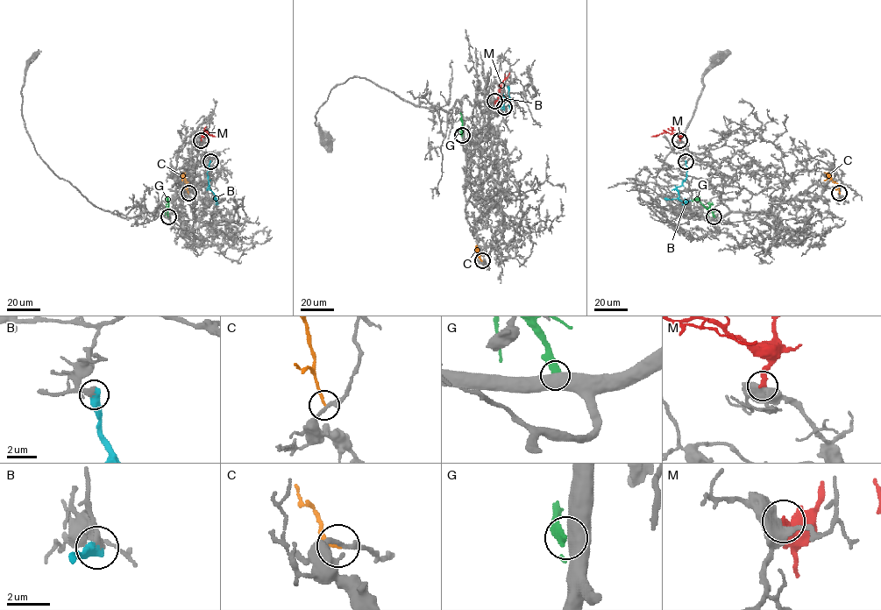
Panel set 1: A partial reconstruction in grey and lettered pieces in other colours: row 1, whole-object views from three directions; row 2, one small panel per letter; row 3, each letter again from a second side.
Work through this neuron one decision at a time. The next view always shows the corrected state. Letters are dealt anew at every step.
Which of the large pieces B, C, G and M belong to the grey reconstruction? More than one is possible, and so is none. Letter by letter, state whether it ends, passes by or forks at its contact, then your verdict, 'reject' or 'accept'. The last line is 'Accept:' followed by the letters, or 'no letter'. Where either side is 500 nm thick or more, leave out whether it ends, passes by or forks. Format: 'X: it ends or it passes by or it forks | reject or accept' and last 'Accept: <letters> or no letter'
B: it ends | accept
C: it ends | reject
G: reject
M: accept
Accept: B, M

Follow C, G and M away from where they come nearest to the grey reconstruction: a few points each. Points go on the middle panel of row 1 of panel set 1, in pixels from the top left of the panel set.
C: (482, 260), (477, 244)
G: (462, 135), (460, 112)
M: (494, 101), (509, 73)

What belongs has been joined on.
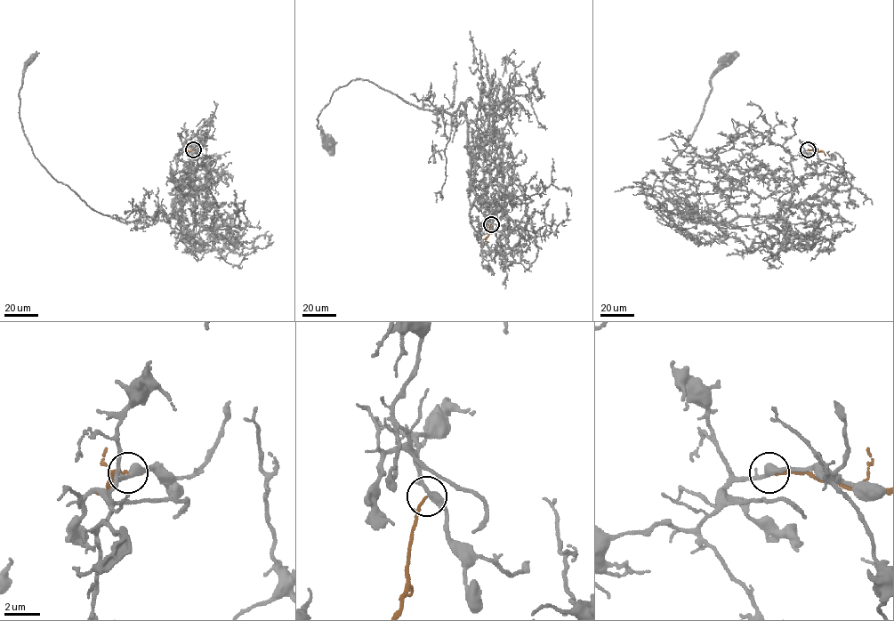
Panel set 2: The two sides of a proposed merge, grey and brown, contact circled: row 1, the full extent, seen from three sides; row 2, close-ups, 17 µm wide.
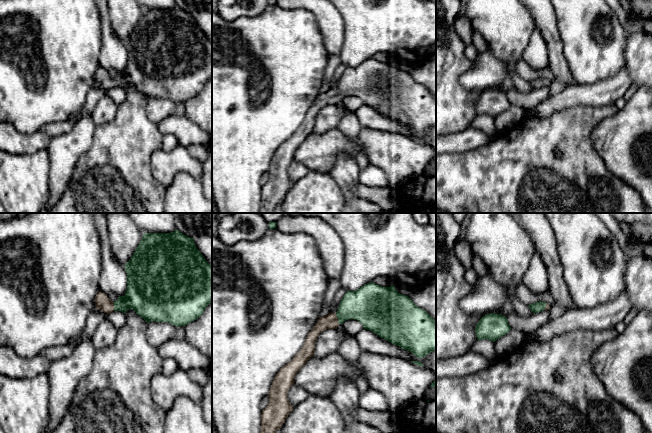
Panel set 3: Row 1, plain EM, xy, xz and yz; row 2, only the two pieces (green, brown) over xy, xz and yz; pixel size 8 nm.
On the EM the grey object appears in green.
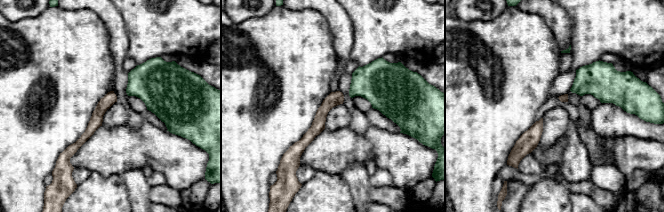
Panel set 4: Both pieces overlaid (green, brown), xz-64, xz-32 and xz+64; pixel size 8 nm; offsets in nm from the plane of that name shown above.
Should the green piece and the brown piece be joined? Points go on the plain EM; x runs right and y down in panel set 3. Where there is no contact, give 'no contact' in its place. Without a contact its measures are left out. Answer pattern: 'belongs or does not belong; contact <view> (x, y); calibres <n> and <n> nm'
belongs; contact xz (337, 93); calibres 280 and 120 nm

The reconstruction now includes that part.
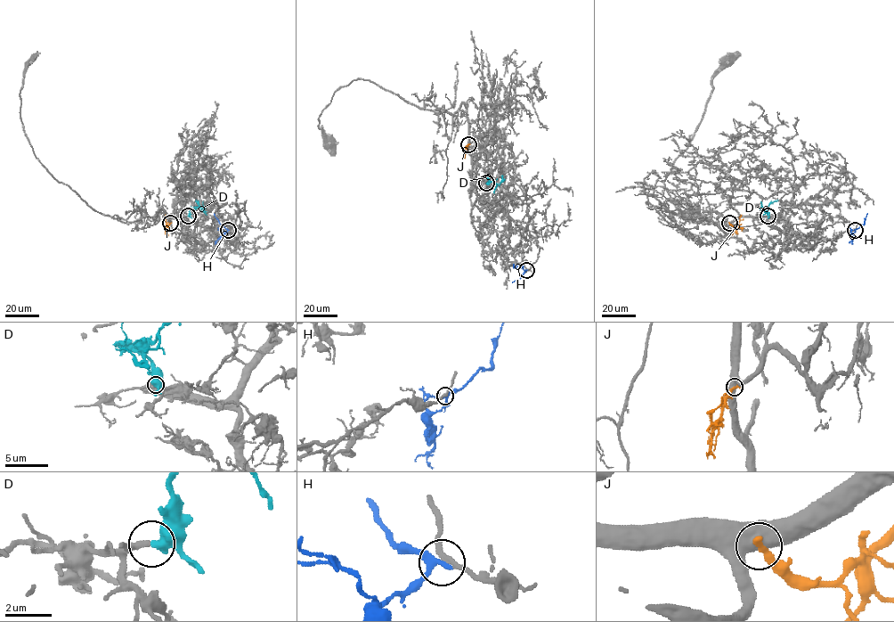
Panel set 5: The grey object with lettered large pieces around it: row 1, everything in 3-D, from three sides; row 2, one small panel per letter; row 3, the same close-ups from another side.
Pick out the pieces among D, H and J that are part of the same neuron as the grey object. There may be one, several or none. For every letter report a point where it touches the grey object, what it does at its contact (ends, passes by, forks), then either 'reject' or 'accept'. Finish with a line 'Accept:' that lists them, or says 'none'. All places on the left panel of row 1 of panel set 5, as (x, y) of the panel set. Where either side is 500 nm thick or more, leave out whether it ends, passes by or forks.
D: meets grey at (188, 216); accept
H: meets grey at (228, 230); it passes by; accept
J: meets grey at (170, 223); reject
Accept: D, H

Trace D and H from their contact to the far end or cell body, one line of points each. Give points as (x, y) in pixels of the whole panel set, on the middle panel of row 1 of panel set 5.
D: (486, 184), (492, 181), (499, 184), (501, 175)
H: (526, 270), (512, 282)

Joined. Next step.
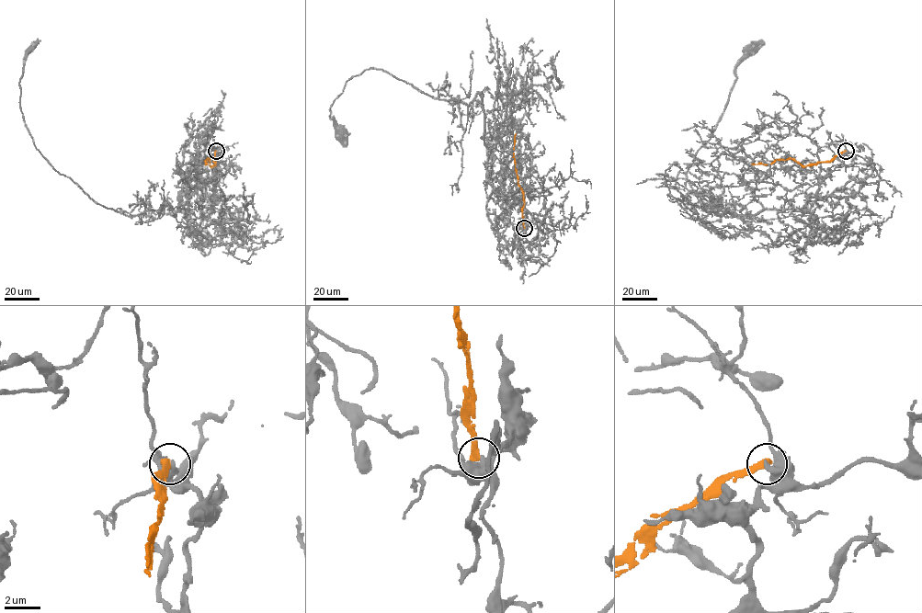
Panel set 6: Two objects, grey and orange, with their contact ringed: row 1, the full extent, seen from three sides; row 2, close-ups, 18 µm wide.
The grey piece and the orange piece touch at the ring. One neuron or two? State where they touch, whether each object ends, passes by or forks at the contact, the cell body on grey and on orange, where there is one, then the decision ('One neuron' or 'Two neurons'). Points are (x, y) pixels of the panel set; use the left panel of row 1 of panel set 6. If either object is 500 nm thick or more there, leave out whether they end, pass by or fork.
Place: (216, 151). At the ring grey ends. At the ring orange ends. Soma of grey: (31, 49). Soma of orange: none. Two neurons

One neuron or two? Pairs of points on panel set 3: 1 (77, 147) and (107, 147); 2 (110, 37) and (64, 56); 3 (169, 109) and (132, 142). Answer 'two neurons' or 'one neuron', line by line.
1: two neurons
2: two neurons
3: two neurons

